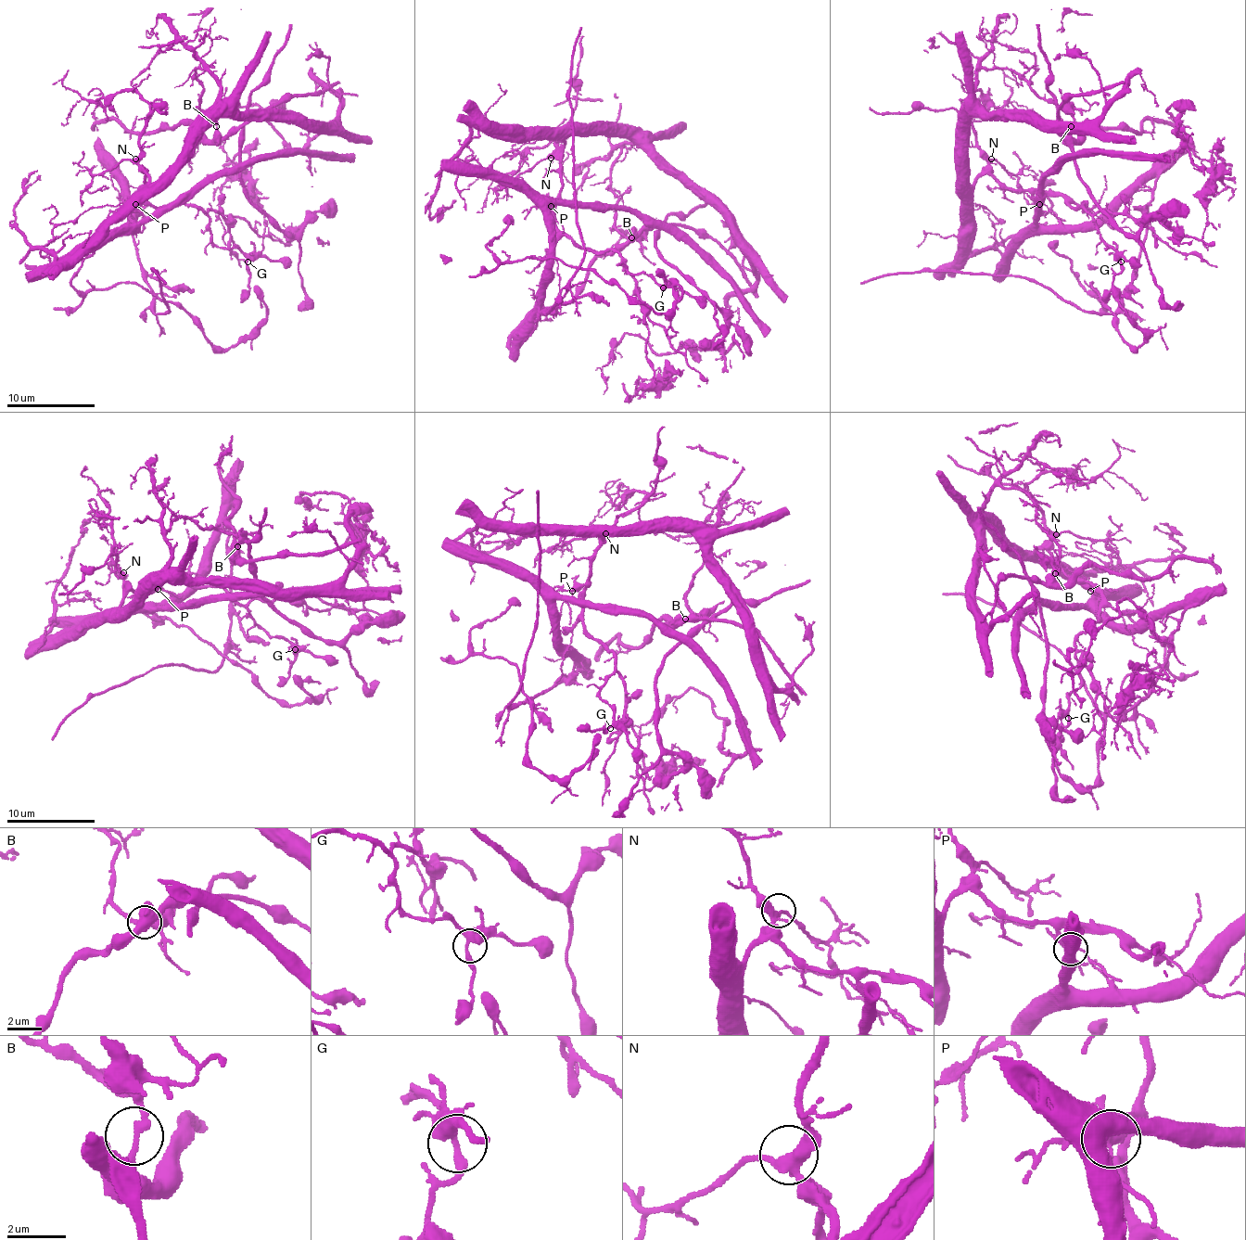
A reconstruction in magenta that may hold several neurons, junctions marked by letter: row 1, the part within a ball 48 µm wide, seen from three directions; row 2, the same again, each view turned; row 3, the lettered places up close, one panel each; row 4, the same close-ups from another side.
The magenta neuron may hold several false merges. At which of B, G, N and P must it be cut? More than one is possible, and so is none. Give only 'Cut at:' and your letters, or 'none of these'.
Cut at: B, P

